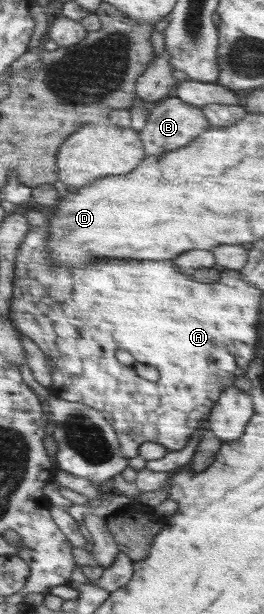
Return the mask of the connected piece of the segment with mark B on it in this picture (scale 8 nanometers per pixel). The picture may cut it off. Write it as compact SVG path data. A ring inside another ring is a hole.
M169 96L150 107L148 119L138 135L144 145L146 156L162 155L192 143L210 125L201 108L190 105L176 96Z

